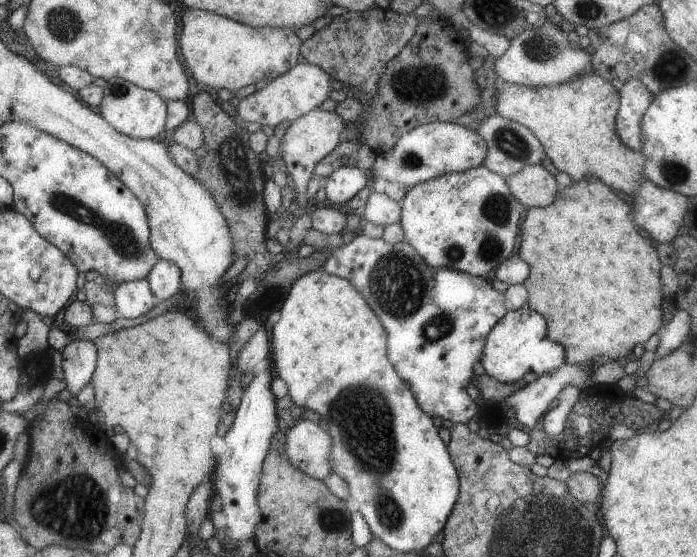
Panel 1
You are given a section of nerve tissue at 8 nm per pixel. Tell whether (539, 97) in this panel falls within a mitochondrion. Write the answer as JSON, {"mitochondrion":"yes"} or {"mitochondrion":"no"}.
{"mitochondrion":"no"}

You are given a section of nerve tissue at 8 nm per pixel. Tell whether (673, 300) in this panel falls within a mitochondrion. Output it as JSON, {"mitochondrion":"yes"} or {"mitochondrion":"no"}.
{"mitochondrion":"no"}

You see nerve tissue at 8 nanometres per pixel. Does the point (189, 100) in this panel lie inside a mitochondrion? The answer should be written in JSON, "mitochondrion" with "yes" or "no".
{"mitochondrion":"no"}

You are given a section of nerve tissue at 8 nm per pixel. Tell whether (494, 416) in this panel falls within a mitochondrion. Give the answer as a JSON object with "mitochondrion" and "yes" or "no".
{"mitochondrion":"no"}

